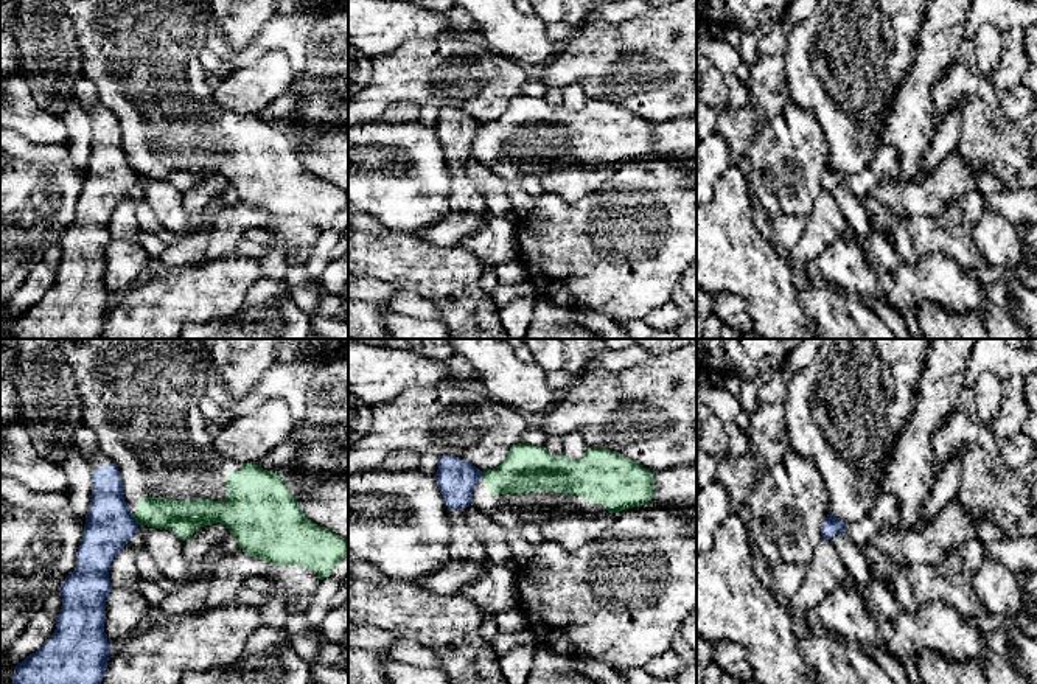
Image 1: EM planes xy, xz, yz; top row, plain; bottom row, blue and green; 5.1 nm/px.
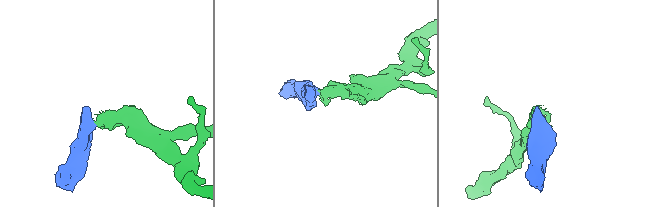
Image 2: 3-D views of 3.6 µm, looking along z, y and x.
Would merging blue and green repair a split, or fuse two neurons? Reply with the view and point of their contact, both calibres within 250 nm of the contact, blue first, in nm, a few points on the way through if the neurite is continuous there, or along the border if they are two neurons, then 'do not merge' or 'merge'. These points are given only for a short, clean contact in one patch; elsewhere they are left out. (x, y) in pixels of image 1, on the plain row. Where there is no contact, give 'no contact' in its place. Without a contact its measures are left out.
contact xy (134, 171); calibres 240 and 180 nm; border xy (131, 167), (139, 176); do not merge

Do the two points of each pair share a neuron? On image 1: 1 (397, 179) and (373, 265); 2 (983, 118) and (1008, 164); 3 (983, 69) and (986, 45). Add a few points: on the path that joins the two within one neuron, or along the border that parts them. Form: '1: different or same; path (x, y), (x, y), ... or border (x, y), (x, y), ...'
1: different; border (383, 229), (417, 237)
2: same; path (983, 129), (1005, 153)
3: same; path (986, 62), (986, 52)

